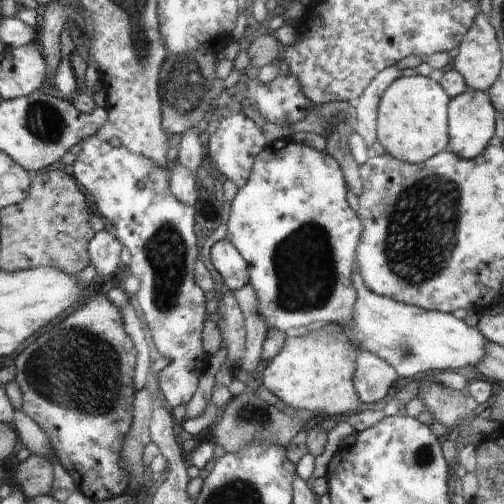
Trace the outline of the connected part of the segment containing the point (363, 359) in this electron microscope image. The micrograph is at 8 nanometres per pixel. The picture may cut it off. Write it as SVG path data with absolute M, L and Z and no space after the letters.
M357 348L357 368L353 376L360 399L368 403L376 402L388 394L392 383L398 379L398 372L376 354Z

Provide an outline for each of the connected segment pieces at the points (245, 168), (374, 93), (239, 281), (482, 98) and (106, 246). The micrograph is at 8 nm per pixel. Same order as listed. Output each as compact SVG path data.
M234 114L220 122L216 131L210 135L207 154L216 164L216 170L241 189L246 186L246 180L253 171L254 160L265 150L264 146L267 146L266 138L252 119L246 118L246 114Z
M396 65L385 68L369 84L364 94L353 102L356 110L355 131L369 146L377 139L377 108L380 106L382 95L401 74L402 70Z
M222 239L212 247L212 261L223 277L225 288L241 291L250 282L249 265L234 242Z
M467 88L464 94L455 96L449 102L449 133L450 148L447 150L456 154L462 160L474 160L480 156L487 147L486 144L494 136L494 124L496 124L496 110L492 106L488 94Z
M112 226L97 235L90 242L92 263L102 276L112 276L123 265L123 250L125 244L119 239Z

